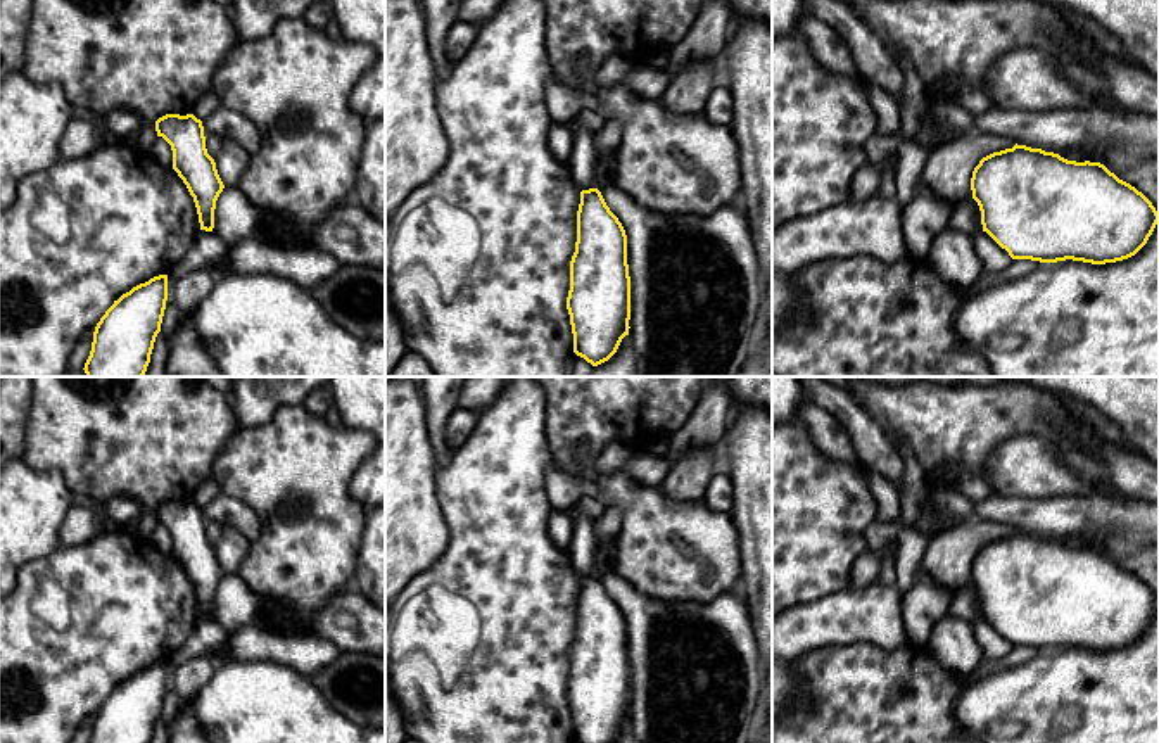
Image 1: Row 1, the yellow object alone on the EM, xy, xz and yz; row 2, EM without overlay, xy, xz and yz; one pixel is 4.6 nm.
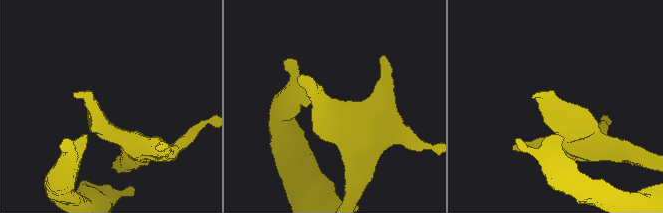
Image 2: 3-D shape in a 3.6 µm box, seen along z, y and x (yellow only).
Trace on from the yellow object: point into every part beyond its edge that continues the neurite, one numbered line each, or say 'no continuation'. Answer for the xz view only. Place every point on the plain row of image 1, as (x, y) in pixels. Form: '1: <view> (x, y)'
no continuation

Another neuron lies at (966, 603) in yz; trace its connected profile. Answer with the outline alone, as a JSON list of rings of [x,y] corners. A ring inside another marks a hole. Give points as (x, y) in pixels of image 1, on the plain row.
[[[971,584],[953,593],[948,612],[969,624],[978,622],[983,617],[978,589]]]

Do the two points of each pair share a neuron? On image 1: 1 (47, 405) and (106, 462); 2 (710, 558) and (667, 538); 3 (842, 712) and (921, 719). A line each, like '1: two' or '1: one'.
1: one
2: one
3: one

